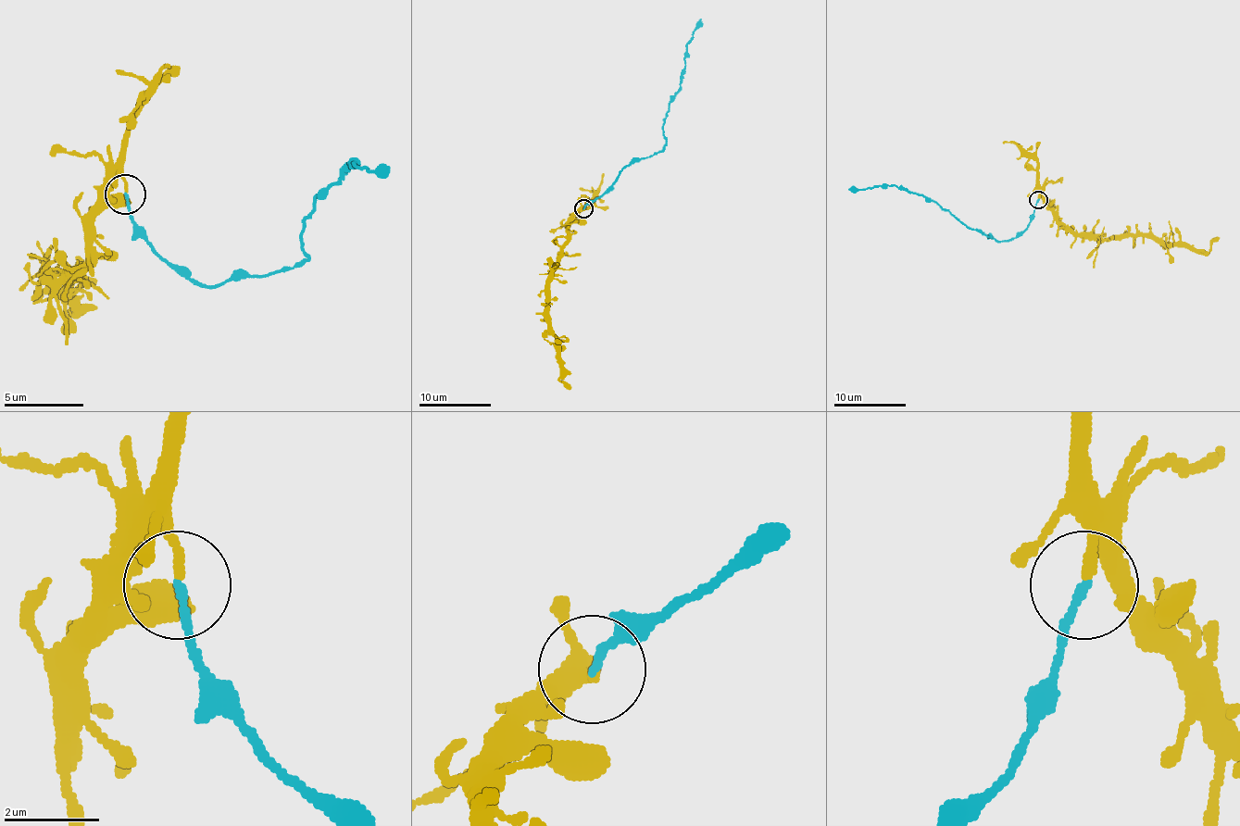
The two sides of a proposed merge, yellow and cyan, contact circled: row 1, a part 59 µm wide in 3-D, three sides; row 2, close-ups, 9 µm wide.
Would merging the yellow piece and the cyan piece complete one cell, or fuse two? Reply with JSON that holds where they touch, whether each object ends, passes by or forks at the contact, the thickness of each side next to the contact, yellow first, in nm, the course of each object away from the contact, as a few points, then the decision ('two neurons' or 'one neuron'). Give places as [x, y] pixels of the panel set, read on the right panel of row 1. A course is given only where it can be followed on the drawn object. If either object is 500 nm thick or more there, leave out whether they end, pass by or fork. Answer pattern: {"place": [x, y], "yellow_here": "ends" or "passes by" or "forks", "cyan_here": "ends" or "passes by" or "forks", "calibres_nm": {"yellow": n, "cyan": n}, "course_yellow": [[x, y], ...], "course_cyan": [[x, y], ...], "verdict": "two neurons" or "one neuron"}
{"place": [1038, 200], "yellow_here": "ends", "cyan_here": "ends", "calibres_nm": {"yellow": 200, "cyan": 170}, "course_yellow": [[1038, 198], [1040, 193], [1074, 232], [1105, 238], [1154, 234], [1163, 242], [1208, 253], [1217, 238]], "course_cyan": [[1038, 200], [1030, 225], [1009, 240], [997, 242], [968, 229], [935, 202], [918, 193], [895, 186], [849, 187]], "verdict": "two neurons"}

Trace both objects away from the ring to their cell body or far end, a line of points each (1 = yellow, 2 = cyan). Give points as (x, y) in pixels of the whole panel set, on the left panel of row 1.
1: (126, 191), (122, 179), (114, 183), (78, 268), (54, 280), (46, 271), (74, 311), (70, 299), (98, 280)
2: (126, 195), (134, 231), (154, 251), (194, 283), (219, 287), (298, 268), (314, 199), (350, 163), (386, 168)

